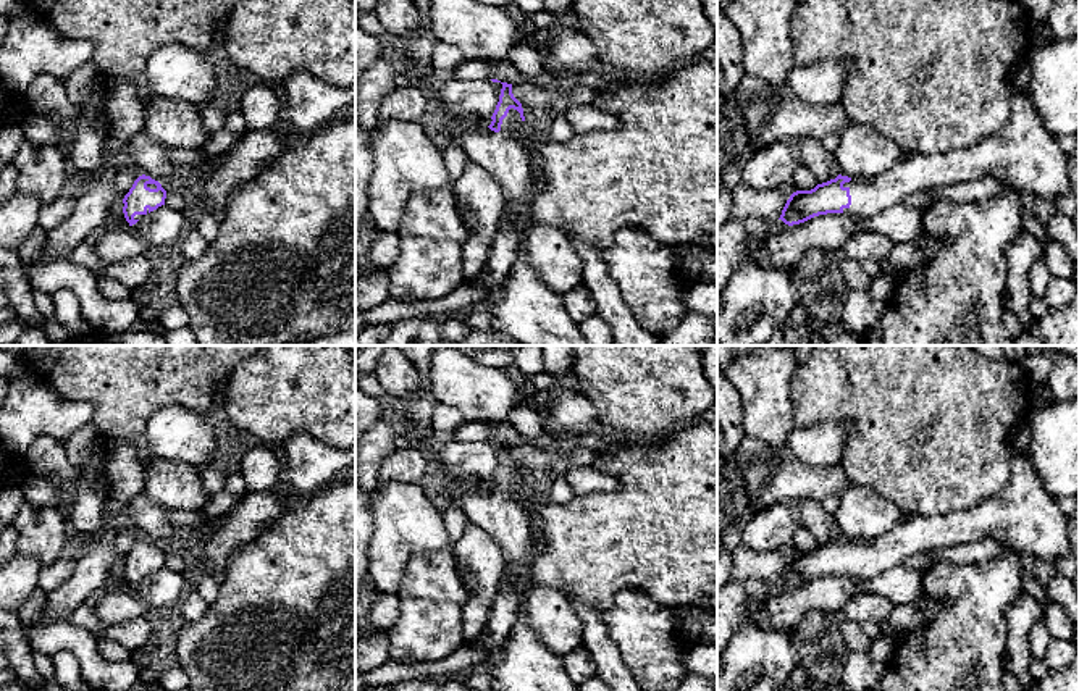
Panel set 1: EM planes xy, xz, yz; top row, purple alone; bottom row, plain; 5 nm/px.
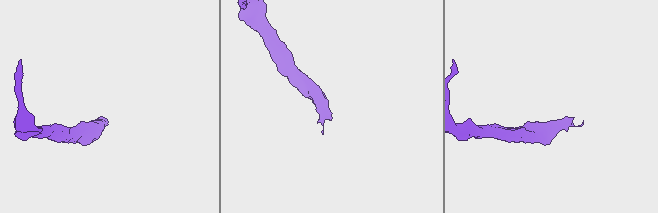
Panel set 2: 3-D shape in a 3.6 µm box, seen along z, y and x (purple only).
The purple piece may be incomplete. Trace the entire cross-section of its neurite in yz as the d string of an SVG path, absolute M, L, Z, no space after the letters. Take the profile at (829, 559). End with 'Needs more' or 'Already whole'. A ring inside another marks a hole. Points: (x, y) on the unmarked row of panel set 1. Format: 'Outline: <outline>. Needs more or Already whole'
Outline: M1029 449L1013 459L1008 486L980 504L948 515L911 515L905 523L871 541L851 541L838 536L835 541L817 546L811 552L793 554L779 581L788 588L827 575L846 575L856 581L869 581L882 572L903 565L921 552L982 539L1003 542L1027 560L1042 559L1056 562L1073 554L1068 536L1068 517L1060 509L1058 500L1042 488L1034 463L1029 459Z. Needs more

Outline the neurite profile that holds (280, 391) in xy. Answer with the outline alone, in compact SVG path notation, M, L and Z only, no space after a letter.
M262 346L236 365L223 404L231 423L254 442L281 449L294 434L309 434L333 449L355 449L355 346Z

